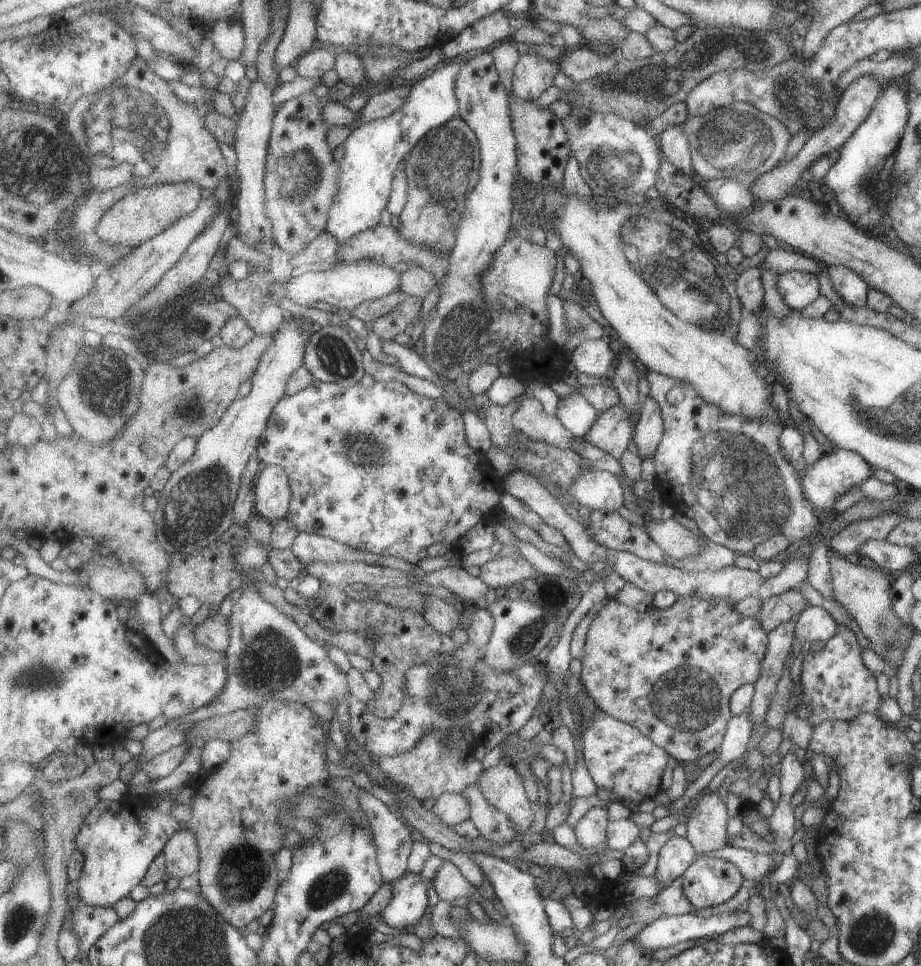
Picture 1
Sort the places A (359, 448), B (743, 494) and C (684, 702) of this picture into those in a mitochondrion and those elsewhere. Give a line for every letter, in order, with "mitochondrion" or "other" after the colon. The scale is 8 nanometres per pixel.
A: mitochondrion
B: mitochondrion
C: mitochondrion

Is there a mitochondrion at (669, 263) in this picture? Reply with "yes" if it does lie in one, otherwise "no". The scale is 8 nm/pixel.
yes

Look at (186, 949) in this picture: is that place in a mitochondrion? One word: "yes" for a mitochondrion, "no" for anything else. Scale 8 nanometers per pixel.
yes

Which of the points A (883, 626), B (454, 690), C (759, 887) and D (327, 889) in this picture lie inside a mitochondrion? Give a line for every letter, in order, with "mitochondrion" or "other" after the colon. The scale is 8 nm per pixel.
A: mitochondrion
B: mitochondrion
C: other
D: mitochondrion

